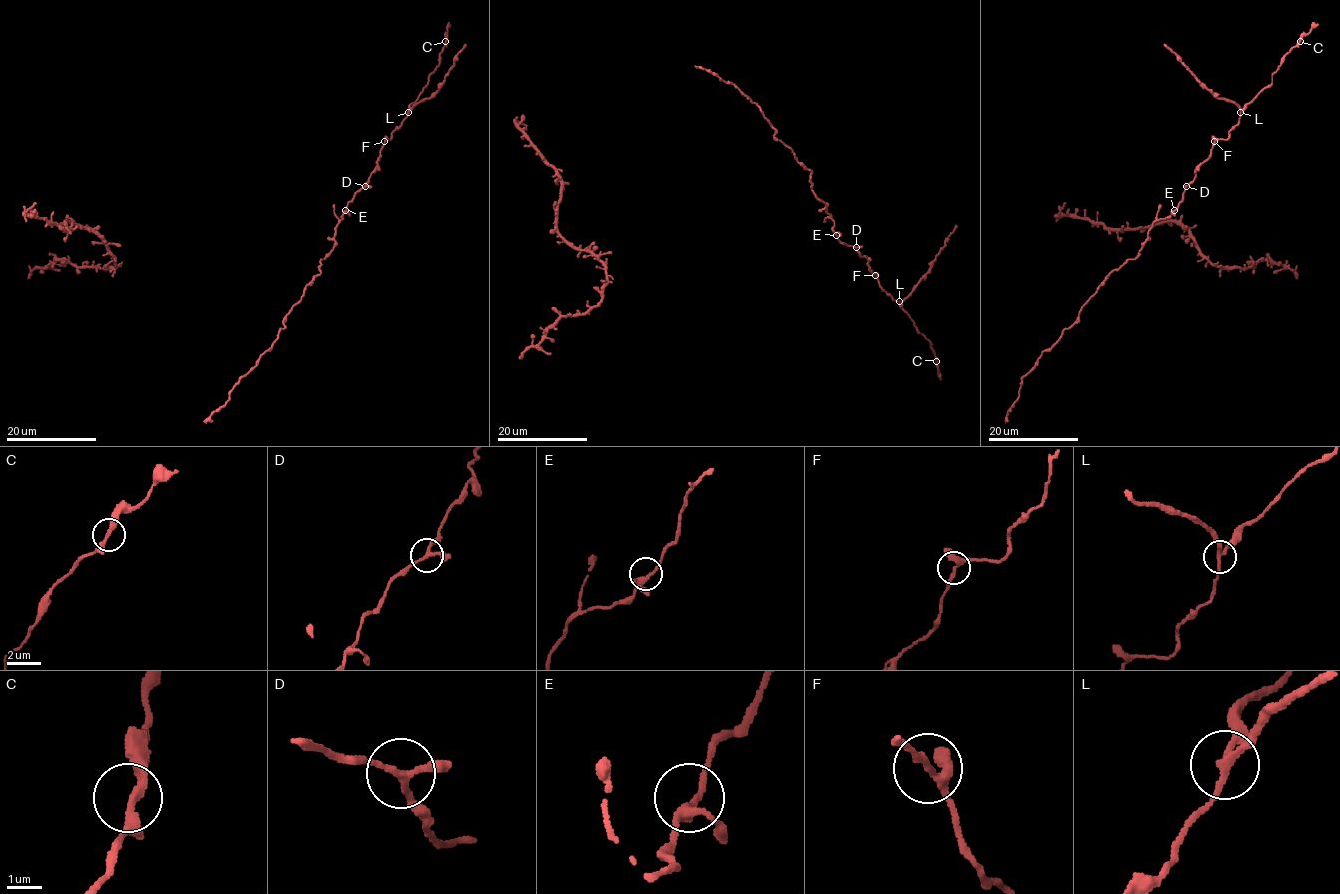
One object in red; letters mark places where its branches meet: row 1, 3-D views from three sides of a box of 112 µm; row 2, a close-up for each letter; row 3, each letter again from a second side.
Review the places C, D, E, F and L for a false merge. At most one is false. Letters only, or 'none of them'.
L

